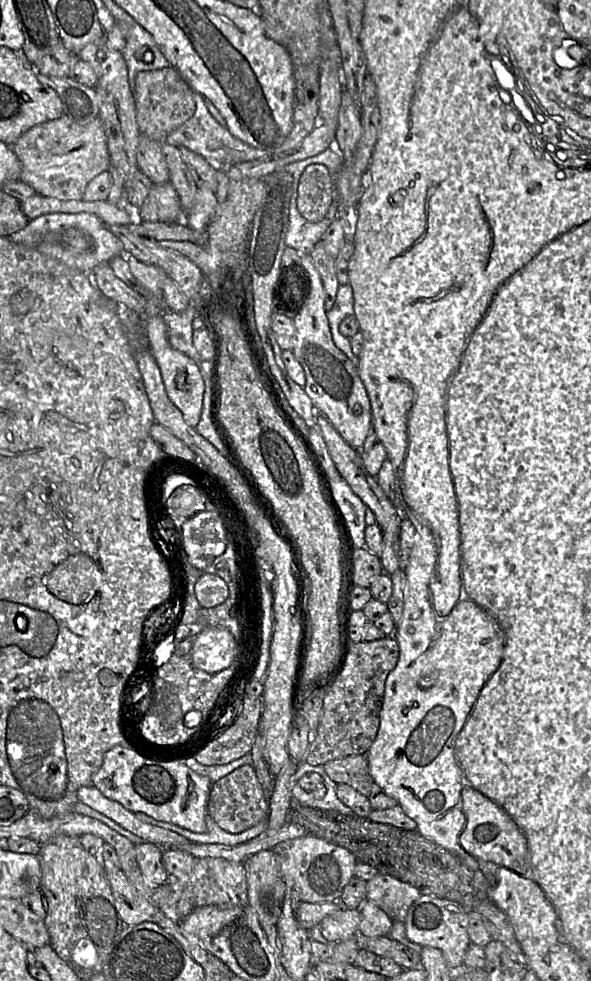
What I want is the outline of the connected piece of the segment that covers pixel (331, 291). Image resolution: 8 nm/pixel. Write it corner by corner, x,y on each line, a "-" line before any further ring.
321,240
314,245
310,256
322,280
325,293
324,308
327,312
332,309
340,286
335,270
336,258
327,254

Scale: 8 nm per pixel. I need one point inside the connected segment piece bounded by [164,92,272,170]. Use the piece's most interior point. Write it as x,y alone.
201,133

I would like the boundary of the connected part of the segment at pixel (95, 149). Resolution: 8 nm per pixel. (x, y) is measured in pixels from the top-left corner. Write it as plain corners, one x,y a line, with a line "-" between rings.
62,115
60,118
32,127
10,146
21,163
19,180
31,186
37,194
63,201
81,200
88,183
110,167
107,135
99,116
91,122
81,125
68,116

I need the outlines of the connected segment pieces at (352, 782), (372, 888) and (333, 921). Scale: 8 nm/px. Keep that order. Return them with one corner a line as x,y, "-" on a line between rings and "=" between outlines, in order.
351,755
328,761
323,765
327,776
336,784
346,784
366,797
374,782
366,755
=
377,873
367,881
367,899
373,901
393,921
405,922
410,907
420,896
416,888
388,875
=
341,907
326,916
319,924
322,935
330,942
336,943
359,936
360,912
358,909

